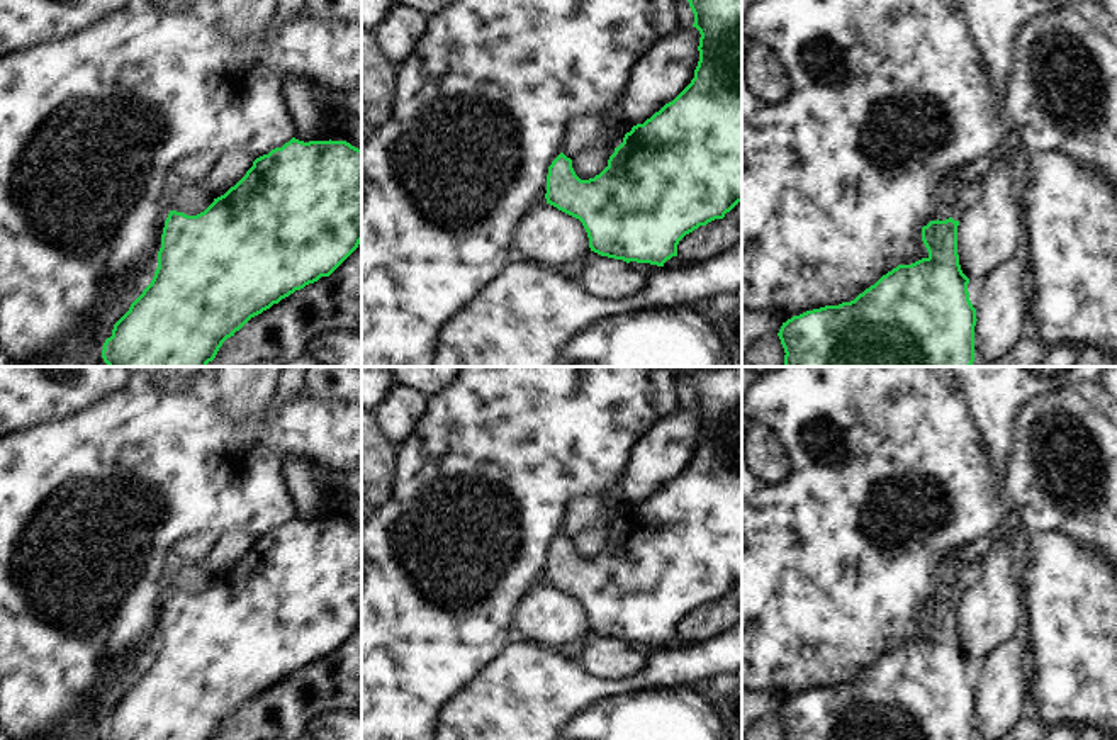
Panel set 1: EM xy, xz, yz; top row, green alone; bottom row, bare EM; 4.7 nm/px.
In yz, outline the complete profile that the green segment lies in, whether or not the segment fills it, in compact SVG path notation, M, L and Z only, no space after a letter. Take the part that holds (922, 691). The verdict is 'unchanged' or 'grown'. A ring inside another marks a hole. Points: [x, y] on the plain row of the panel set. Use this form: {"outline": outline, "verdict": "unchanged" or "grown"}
{"outline": "M952 597L922 608L929 631L912 645L898 645L850 682L825 686L793 696L777 716L784 740L974 740L976 689L969 681L969 659L957 635Z", "verdict": "unchanged"}

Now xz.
{"outline": "M701 367L686 377L694 394L693 407L701 414L691 463L643 504L633 506L594 558L581 560L564 533L548 547L547 584L579 599L591 631L601 636L664 647L677 636L677 625L686 614L723 599L742 582L742 367Z", "verdict": "unchanged"}

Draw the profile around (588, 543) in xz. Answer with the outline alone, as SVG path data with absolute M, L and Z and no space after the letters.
M604 524L586 528L572 538L572 548L581 560L594 558L608 547L613 533L615 528Z

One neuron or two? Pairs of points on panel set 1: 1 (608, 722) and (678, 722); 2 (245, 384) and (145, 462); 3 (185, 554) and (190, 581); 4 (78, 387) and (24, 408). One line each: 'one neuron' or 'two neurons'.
1: one neuron
2: two neurons
3: two neurons
4: one neuron

